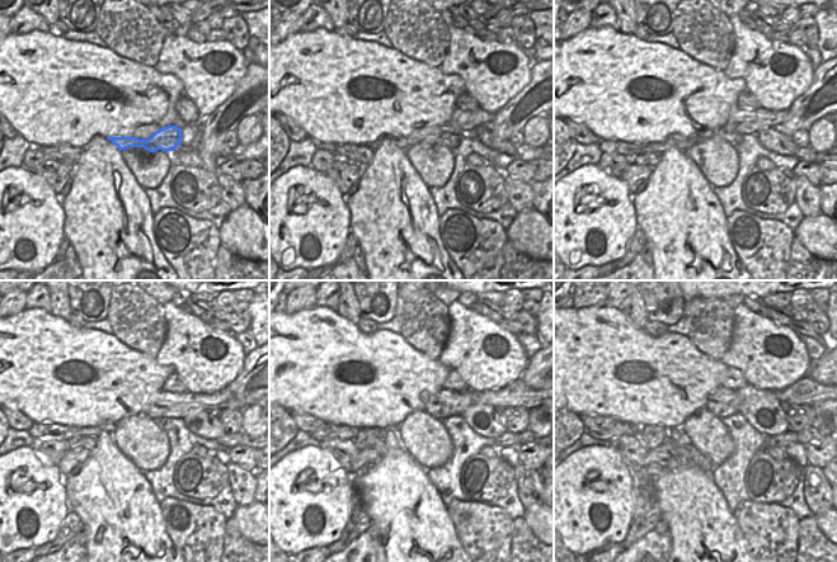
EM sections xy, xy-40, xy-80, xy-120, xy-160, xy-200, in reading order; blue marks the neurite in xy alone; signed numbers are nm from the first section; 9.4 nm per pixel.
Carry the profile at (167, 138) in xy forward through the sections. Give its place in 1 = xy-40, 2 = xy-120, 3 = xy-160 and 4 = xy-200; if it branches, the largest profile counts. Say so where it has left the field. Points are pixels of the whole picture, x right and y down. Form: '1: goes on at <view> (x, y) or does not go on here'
1: goes on at xy-40 (447, 136)
2: goes on at xy-120 (45, 431)
3: goes on at xy-160 (327, 431)
4: goes on at xy-200 (620, 428)

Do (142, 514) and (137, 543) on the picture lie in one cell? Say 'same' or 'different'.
same

